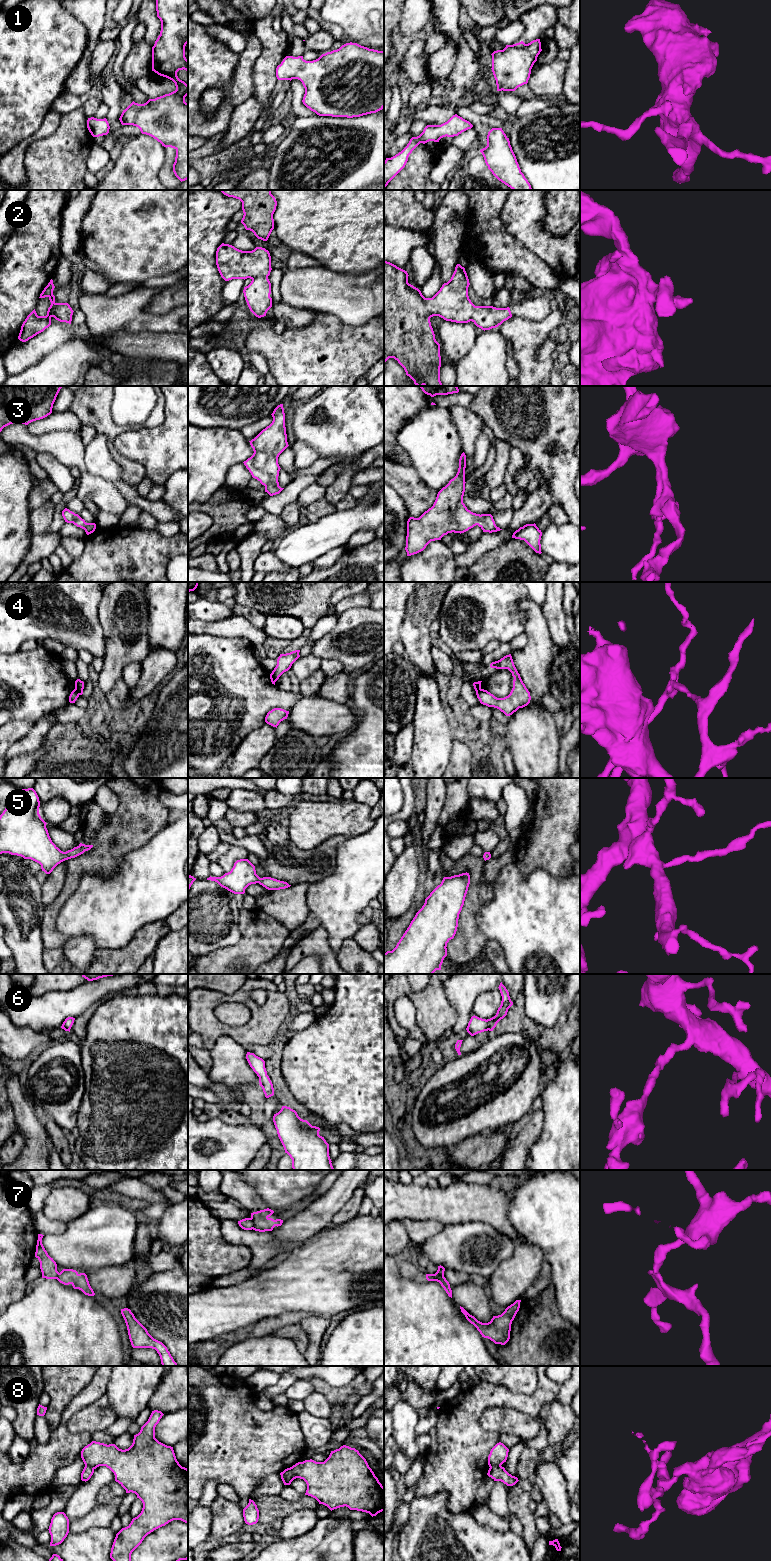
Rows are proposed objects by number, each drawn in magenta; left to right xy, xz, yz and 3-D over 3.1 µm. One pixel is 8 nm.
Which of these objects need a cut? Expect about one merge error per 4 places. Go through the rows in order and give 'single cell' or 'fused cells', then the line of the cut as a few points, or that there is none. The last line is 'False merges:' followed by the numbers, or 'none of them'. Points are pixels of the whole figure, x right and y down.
1: single cell; cut none
2: single cell; cut none
3: single cell; cut none
4: fused cells; cut xy (74, 689), (80, 694)
5: single cell; cut none
6: single cell; cut none
7: fused cells; cut xz (250, 1218), (253, 1222), (253, 1228)
8: fused cells; cut yz (500, 1464), (490, 1467)
False merges: 4, 7, 8

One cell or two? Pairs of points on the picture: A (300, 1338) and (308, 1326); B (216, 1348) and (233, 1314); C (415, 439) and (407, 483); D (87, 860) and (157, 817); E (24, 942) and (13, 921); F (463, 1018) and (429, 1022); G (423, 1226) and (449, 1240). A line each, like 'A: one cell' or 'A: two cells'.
A: two cells
B: two cells
C: two cells
D: one cell
E: one cell
F: two cells
G: two cells

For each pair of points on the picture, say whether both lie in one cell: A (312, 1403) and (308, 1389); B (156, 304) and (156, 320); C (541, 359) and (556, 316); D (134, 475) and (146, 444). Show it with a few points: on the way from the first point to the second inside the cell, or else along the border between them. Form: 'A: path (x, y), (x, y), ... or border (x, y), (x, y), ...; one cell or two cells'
A: border (315, 1391), (303, 1401); two cells
B: border (177, 306), (165, 313), (150, 313), (145, 309); two cells
C: path (541, 348), (544, 344), (545, 327); one cell
D: border (118, 452), (138, 461), (144, 467), (146, 475); two cells

